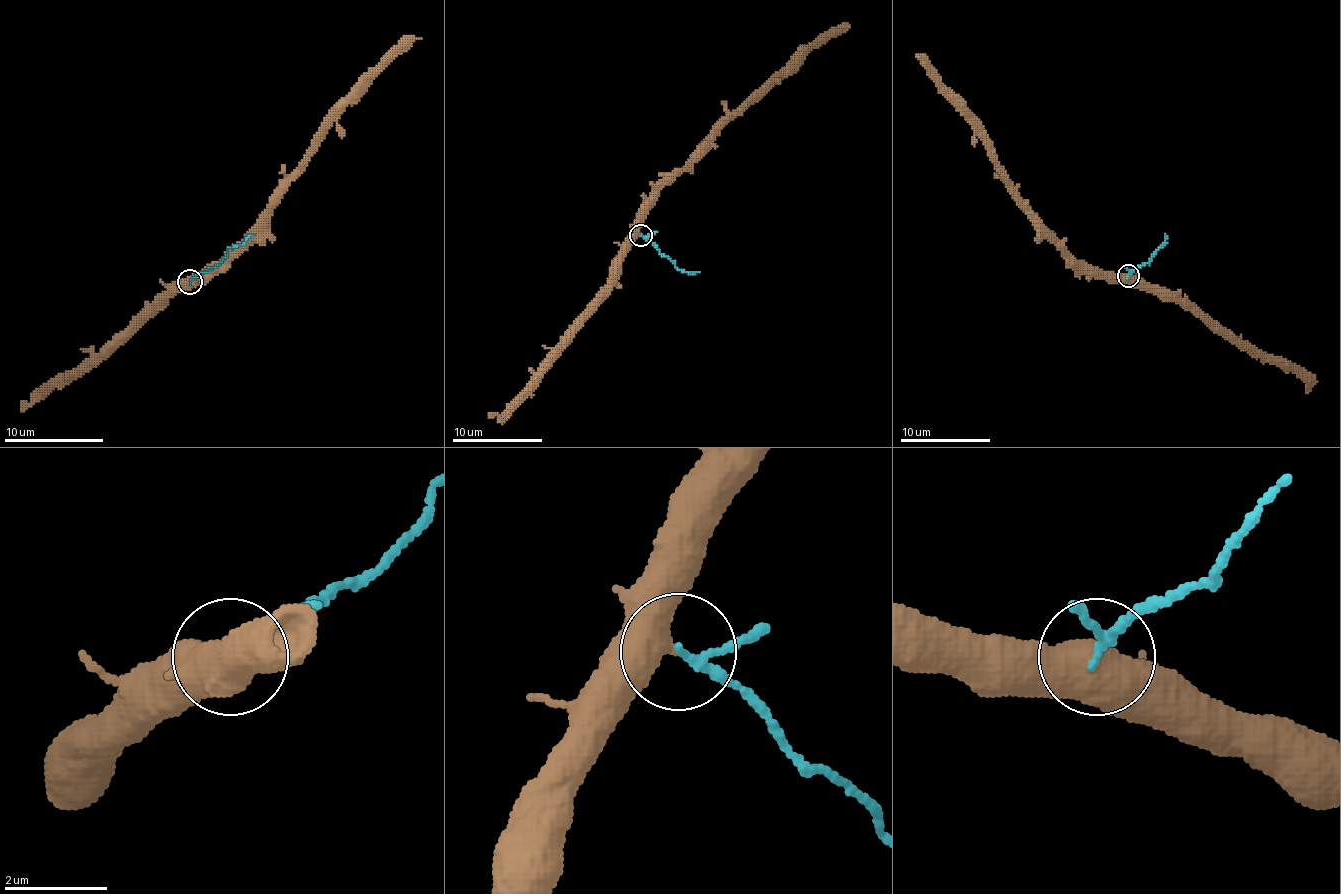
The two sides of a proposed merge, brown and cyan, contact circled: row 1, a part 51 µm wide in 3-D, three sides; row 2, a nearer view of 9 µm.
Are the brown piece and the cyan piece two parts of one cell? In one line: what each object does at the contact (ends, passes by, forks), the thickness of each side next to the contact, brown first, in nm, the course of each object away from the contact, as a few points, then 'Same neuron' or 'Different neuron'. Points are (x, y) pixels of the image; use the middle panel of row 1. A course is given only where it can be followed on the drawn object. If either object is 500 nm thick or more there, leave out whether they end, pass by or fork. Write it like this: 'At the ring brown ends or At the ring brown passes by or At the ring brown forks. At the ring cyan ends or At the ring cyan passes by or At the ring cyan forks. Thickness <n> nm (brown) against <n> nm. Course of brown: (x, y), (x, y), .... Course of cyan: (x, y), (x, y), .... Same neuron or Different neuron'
Thickness 600 nm (brown) against 130 nm. Course of brown: (641, 236), (639, 227), (650, 200), (746, 104), (758, 99), (811, 48), (818, 48), (849, 25). Course of cyan: (641, 236), (679, 269), (699, 272). Different neuron

